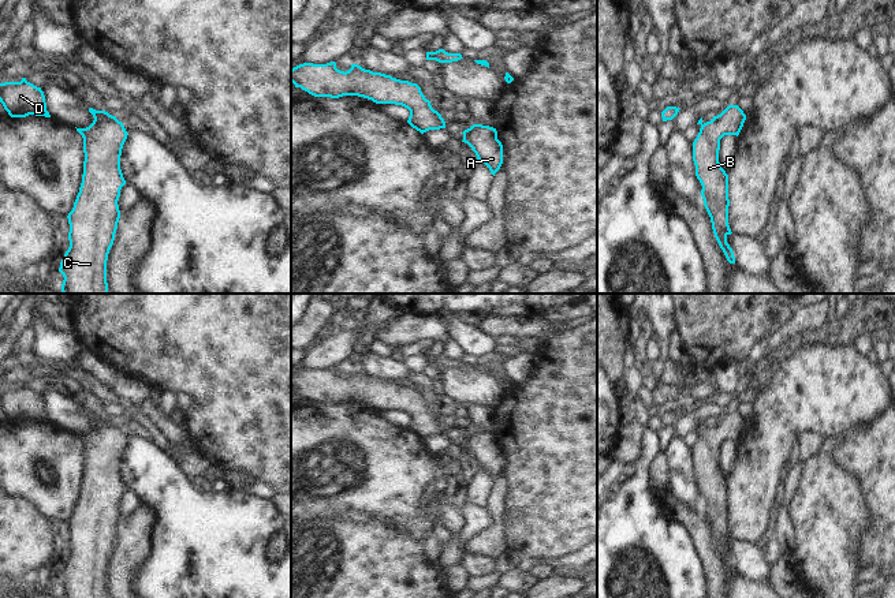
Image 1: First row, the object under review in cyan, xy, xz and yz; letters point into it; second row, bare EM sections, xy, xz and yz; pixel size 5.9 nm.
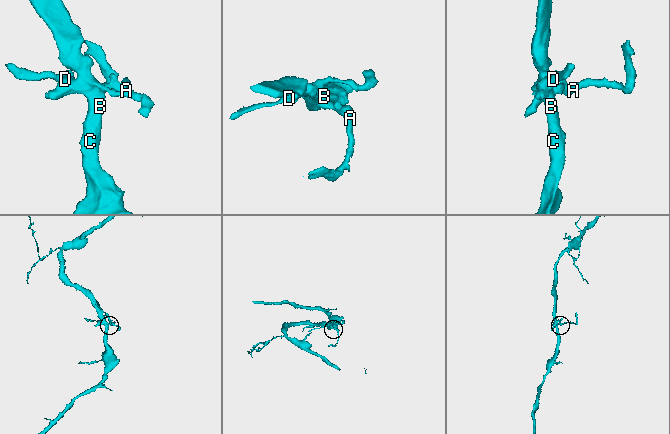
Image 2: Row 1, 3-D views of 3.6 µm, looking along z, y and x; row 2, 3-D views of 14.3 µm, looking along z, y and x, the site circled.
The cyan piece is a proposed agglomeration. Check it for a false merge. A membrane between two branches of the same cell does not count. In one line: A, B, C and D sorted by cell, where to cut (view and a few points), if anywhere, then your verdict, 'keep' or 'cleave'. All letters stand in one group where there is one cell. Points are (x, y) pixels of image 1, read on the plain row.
groups A B C D; cut none; keep

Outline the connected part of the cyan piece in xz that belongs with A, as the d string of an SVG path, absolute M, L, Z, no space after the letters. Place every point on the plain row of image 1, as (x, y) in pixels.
M473 430L462 440L462 448L467 449L473 455L477 466L482 467L495 482L503 470L503 451L497 445L496 434L482 430Z

